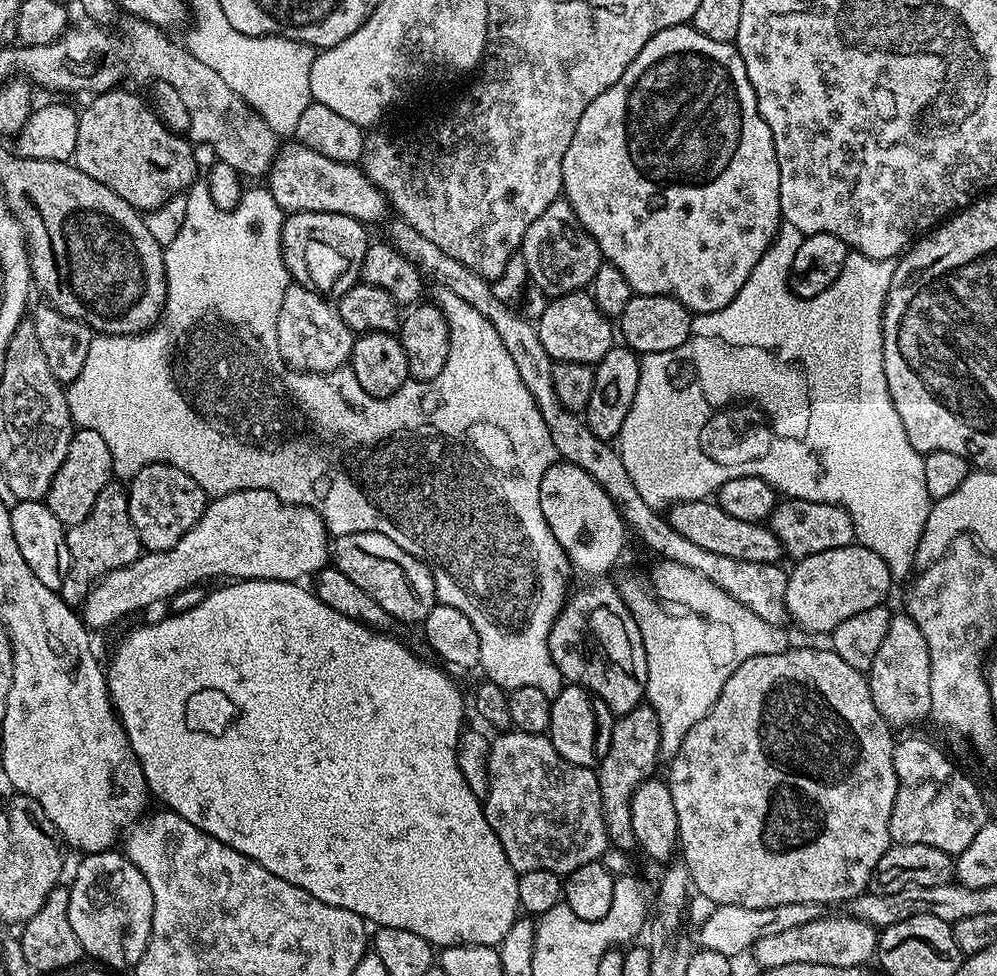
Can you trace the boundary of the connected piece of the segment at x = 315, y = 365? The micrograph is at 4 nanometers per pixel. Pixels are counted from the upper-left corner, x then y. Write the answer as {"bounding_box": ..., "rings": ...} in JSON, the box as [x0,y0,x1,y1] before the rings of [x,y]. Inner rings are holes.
{"bounding_box":[278,282,354,372],"rings":[[[295,282],[289,283],[285,296],[282,297],[282,310],[278,310],[278,346],[282,350],[285,364],[299,368],[301,372],[336,372],[345,367],[352,358],[354,334],[346,322],[342,322],[335,303],[329,302],[312,288]]]}

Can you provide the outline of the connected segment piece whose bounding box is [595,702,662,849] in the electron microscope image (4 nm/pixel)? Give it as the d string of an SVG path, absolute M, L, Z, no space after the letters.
M646 702L626 714L615 717L610 734L610 750L595 769L598 790L602 794L602 814L606 822L609 845L615 848L637 847L634 838L634 822L630 822L630 802L634 790L643 782L657 775L656 763L661 763L660 723L656 711Z

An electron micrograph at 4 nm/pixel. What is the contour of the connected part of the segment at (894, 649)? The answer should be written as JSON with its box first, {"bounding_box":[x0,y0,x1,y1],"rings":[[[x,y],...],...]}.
{"bounding_box":[866,615,931,728],"rings":[[[893,615],[890,630],[886,630],[886,638],[874,657],[874,666],[870,666],[866,675],[874,706],[878,706],[878,714],[882,714],[889,728],[908,728],[931,717],[930,650],[926,650],[926,638],[922,638],[922,630],[918,630],[914,618]]]}

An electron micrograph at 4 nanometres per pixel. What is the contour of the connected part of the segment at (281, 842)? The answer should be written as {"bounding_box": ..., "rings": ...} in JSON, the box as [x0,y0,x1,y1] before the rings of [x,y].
{"bounding_box":[106,580,521,948],"rings":[[[236,580],[225,584],[228,584],[225,588],[214,590],[212,588],[207,593],[205,600],[199,602],[194,609],[186,610],[184,613],[168,614],[165,620],[160,620],[157,624],[144,624],[141,628],[126,633],[121,638],[120,645],[113,650],[112,661],[106,664],[108,693],[112,699],[112,706],[116,709],[117,716],[120,717],[120,725],[124,727],[134,754],[140,760],[151,795],[155,799],[157,796],[164,803],[161,805],[167,811],[177,812],[182,818],[186,818],[186,822],[198,826],[198,830],[218,838],[218,842],[246,854],[246,858],[254,858],[254,862],[258,862],[258,866],[266,866],[266,870],[270,870],[270,874],[278,874],[278,878],[286,878],[286,882],[314,894],[314,898],[318,898],[318,902],[326,902],[330,906],[338,906],[342,910],[356,912],[366,922],[372,923],[373,920],[373,925],[381,928],[410,930],[410,934],[418,934],[418,938],[426,938],[426,942],[440,948],[449,948],[452,944],[499,946],[521,911],[518,902],[518,873],[514,870],[514,866],[510,866],[510,858],[506,858],[506,850],[502,850],[502,842],[498,842],[498,834],[494,834],[494,830],[490,830],[490,822],[486,822],[481,797],[476,796],[474,790],[470,790],[470,786],[466,786],[466,778],[462,778],[462,770],[458,770],[456,743],[460,741],[461,731],[465,727],[465,693],[464,696],[460,693],[459,686],[447,676],[449,673],[439,663],[415,656],[402,641],[388,636],[392,634],[387,631],[368,628],[354,618],[346,618],[346,614],[338,614],[338,610],[330,610],[330,606],[326,606],[326,602],[319,600],[315,591],[308,589],[307,592],[303,588],[305,586],[303,583],[290,580]]]}

